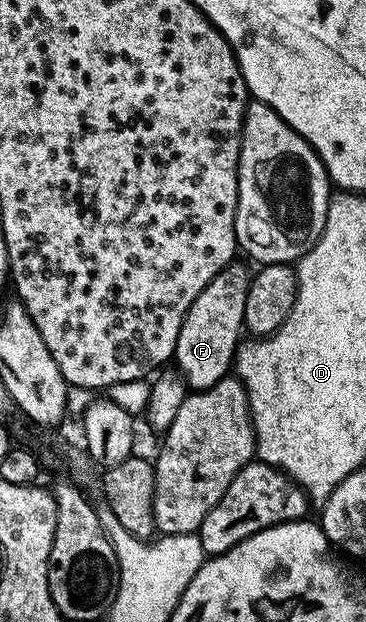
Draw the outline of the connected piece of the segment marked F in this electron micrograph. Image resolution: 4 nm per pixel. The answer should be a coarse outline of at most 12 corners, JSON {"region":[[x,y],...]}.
{"region":[[239,262],[197,294],[174,367],[197,392],[232,371],[249,272]]}

